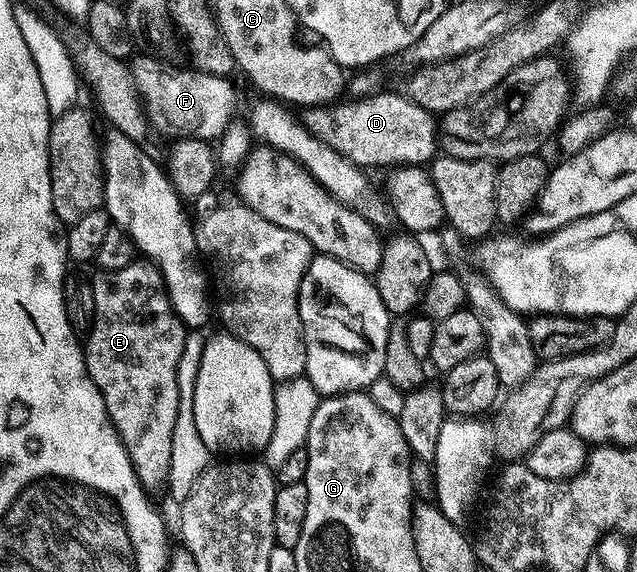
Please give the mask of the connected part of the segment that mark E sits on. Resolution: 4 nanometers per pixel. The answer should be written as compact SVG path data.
M138 261L118 271L98 270L96 274L91 279L95 297L93 325L87 332L89 340L86 338L83 343L87 373L103 397L109 420L127 449L138 481L146 492L152 493L160 487L162 490L169 481L171 437L179 413L177 366L179 357L183 357L187 328L173 311L165 279L156 263Z

